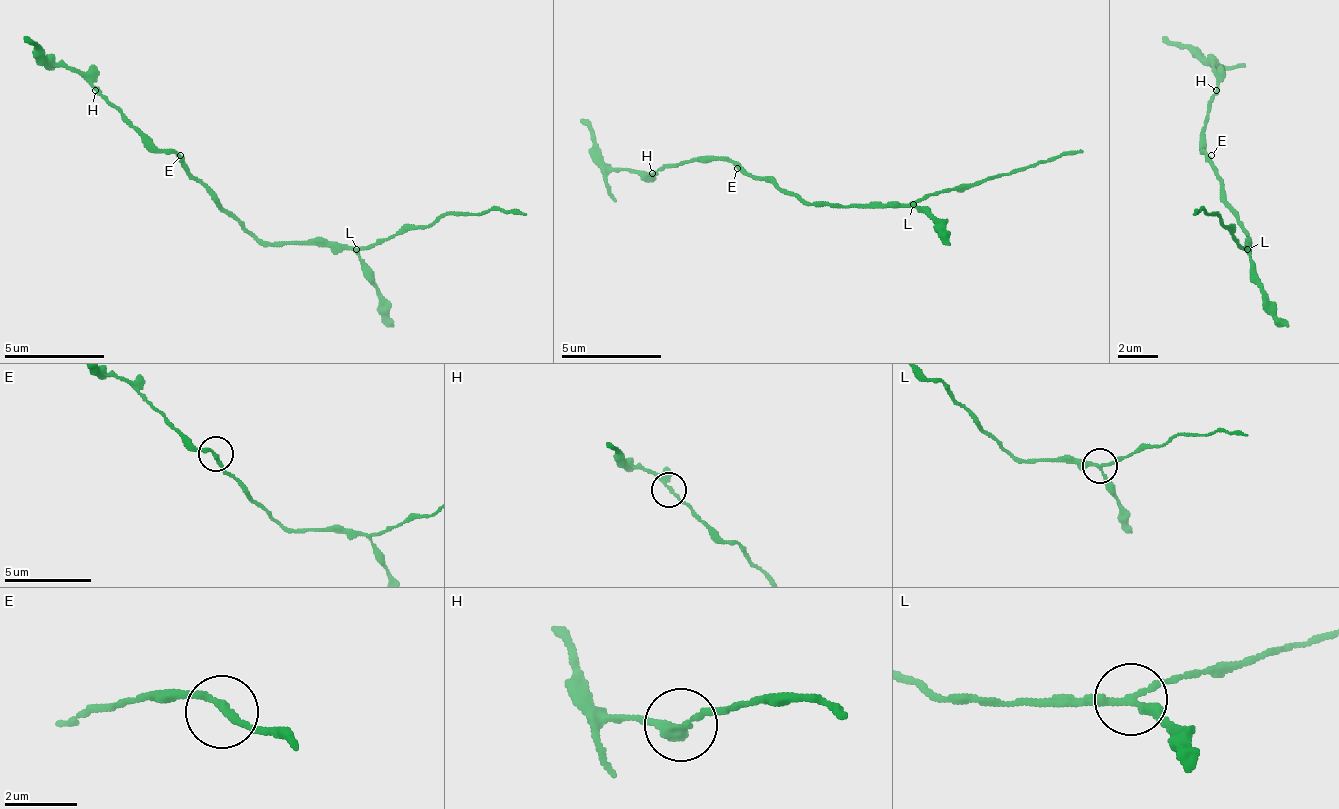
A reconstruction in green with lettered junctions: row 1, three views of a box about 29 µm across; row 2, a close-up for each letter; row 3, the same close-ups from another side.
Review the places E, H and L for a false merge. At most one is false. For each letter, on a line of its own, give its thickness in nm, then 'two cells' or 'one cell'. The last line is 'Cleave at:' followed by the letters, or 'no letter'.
E: 200 nm | one cell
H: 170 nm | one cell
L: 180 nm | two cells
Cleave at: L

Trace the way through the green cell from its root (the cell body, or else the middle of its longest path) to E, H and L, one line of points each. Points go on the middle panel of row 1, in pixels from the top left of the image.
E: (792, 193), (787, 193), (777, 183), (752, 178), (742, 168), (737, 168)
H: (792, 193), (777, 183), (742, 173), (727, 158), (662, 163), (652, 173)
L: (792, 193), (797, 193), (807, 203), (827, 203), (832, 208), (906, 208), (911, 203)

